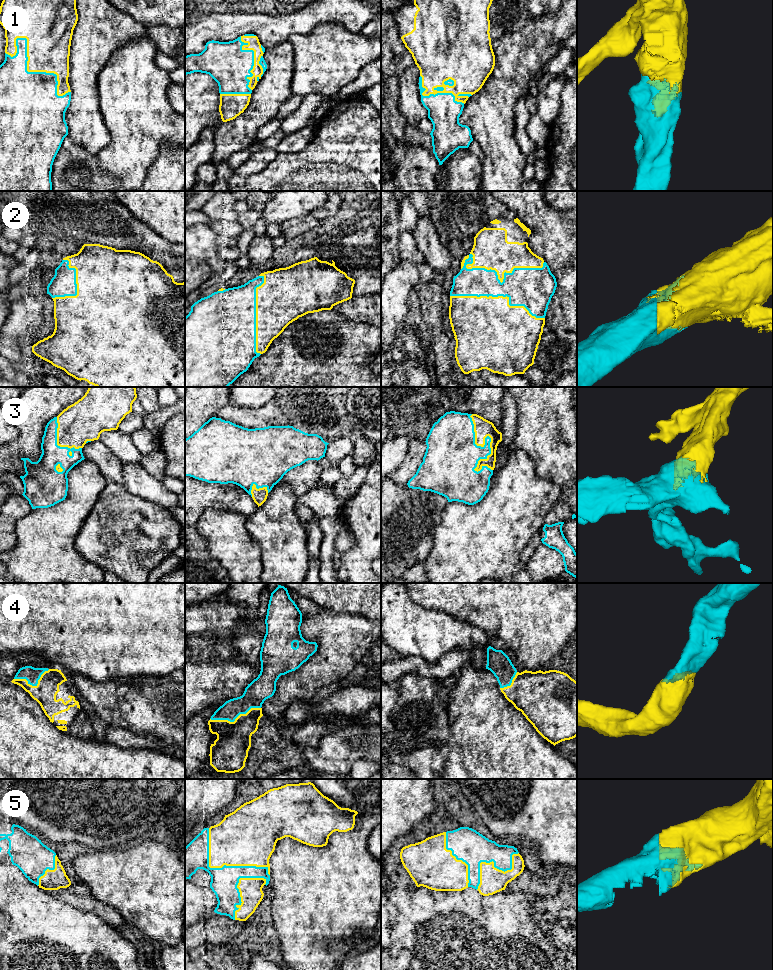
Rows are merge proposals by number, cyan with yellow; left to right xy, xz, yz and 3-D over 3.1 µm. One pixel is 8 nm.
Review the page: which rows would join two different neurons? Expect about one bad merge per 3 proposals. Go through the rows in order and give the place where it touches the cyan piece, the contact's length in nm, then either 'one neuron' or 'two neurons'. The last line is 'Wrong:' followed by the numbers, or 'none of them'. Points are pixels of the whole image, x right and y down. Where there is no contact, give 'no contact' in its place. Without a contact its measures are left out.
1: contact xy (38, 72); length 600 nm; one neuron
2: contact yz (503, 280); length 650 nm; one neuron
3: contact yz (490, 440); length 480 nm; one neuron
4: contact xz (235, 718); length 420 nm; one neuron
5: contact xz (223, 866); length 600 nm; one neuron
Wrong: none of them

